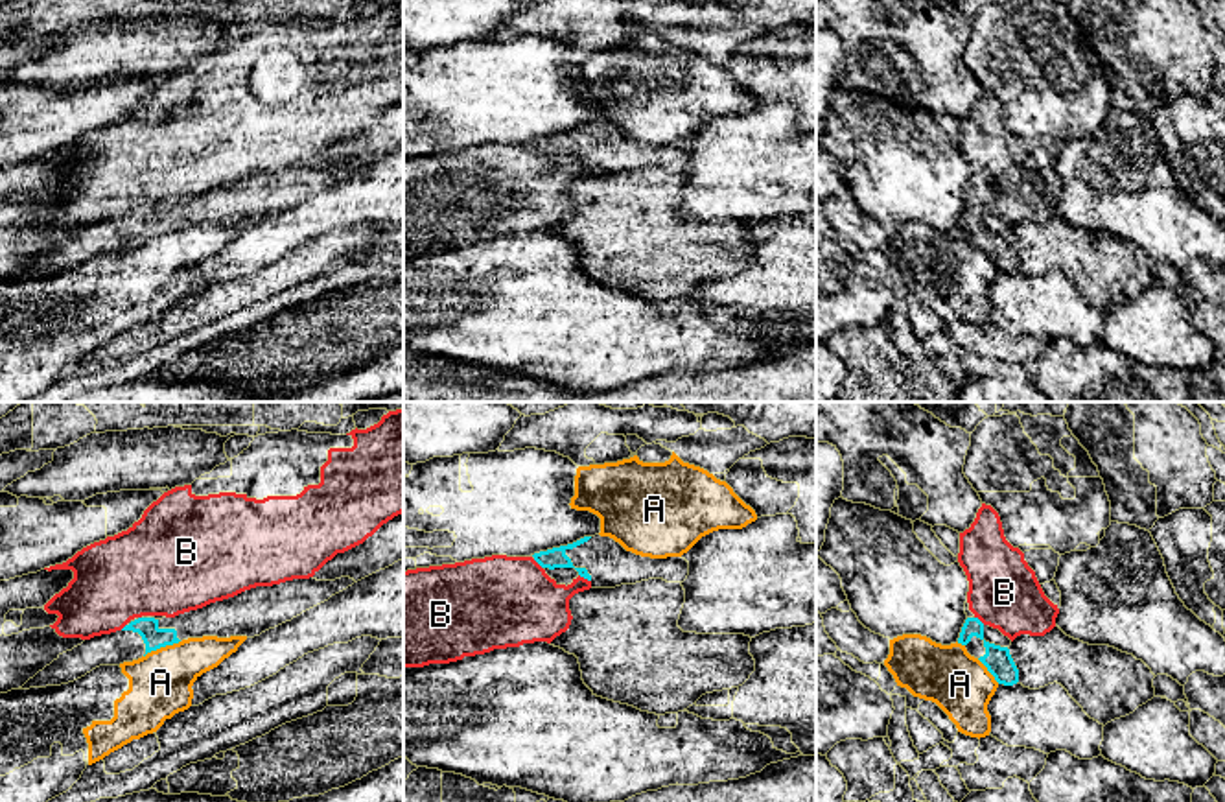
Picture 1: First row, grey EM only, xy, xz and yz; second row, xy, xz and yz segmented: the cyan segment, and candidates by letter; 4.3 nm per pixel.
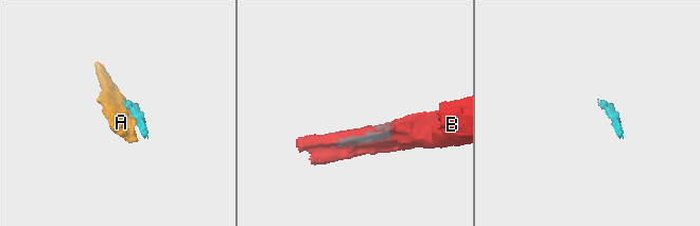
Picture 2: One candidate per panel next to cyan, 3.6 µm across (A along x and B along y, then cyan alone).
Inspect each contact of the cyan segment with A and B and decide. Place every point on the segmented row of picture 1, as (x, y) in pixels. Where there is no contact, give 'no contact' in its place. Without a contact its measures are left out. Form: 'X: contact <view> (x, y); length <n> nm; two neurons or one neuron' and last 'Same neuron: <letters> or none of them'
A: contact xy (161, 646); length 180 nm; two neurons
B: contact xz (584, 577); length 70 nm; two neurons
Same neuron: none of them

